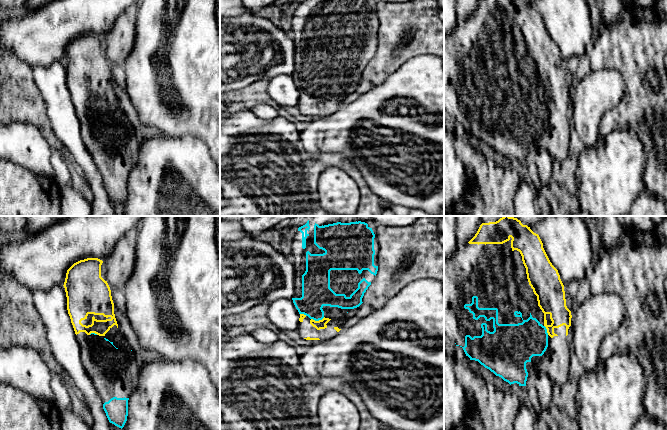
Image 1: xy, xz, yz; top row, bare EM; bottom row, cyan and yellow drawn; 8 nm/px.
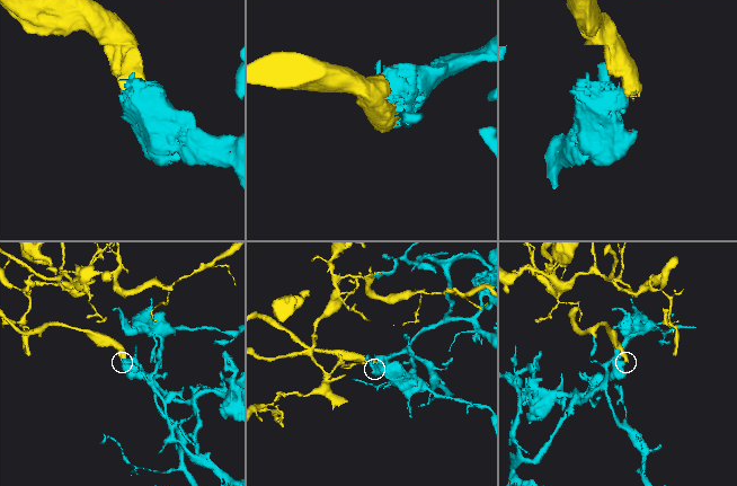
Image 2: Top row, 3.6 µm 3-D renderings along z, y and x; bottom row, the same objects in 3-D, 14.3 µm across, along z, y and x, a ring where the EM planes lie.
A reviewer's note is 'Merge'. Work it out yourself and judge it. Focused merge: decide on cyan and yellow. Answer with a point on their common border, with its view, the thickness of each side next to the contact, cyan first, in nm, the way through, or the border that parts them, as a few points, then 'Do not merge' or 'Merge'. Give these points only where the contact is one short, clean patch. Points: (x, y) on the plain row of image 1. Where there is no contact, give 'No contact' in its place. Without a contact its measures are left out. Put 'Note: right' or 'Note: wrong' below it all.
Touches cyan at xz (317, 96). Thickness 240 nm (cyan) against 80 nm. Path across: xz (316, 68), (317, 96), (321, 100). Merge
Note: right

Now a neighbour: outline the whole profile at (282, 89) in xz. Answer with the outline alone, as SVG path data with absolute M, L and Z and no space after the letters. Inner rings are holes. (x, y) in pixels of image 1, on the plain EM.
M281 74L272 79L267 87L268 94L279 106L296 106L300 90L293 76Z

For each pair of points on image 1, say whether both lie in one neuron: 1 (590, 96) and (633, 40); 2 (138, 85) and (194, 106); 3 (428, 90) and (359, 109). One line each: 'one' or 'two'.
1: two
2: one
3: one

